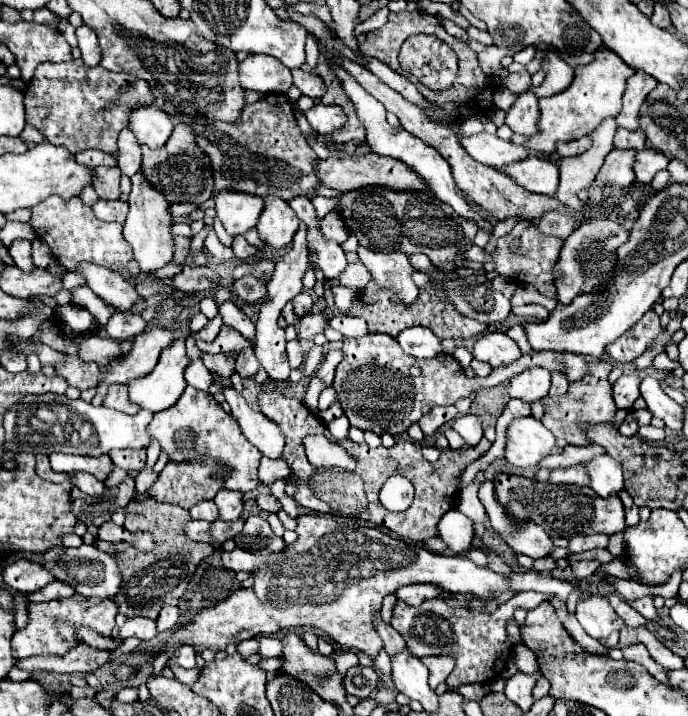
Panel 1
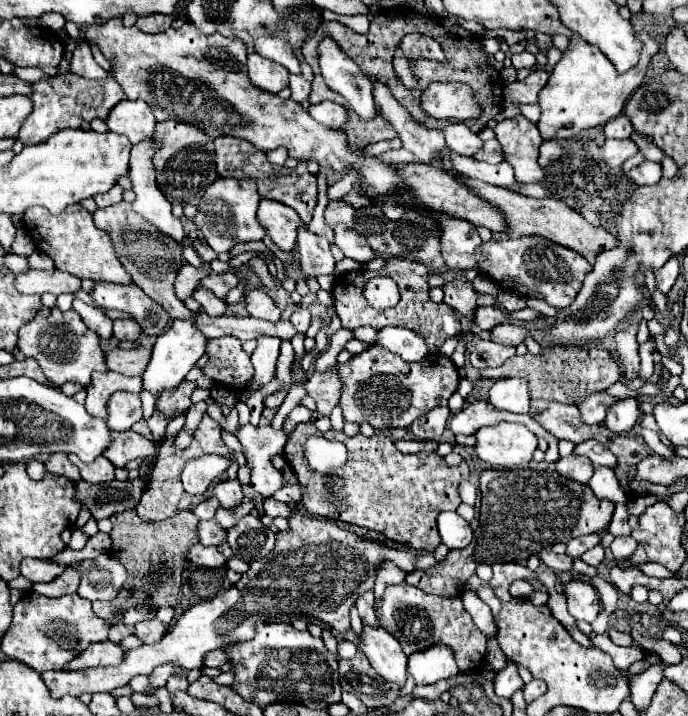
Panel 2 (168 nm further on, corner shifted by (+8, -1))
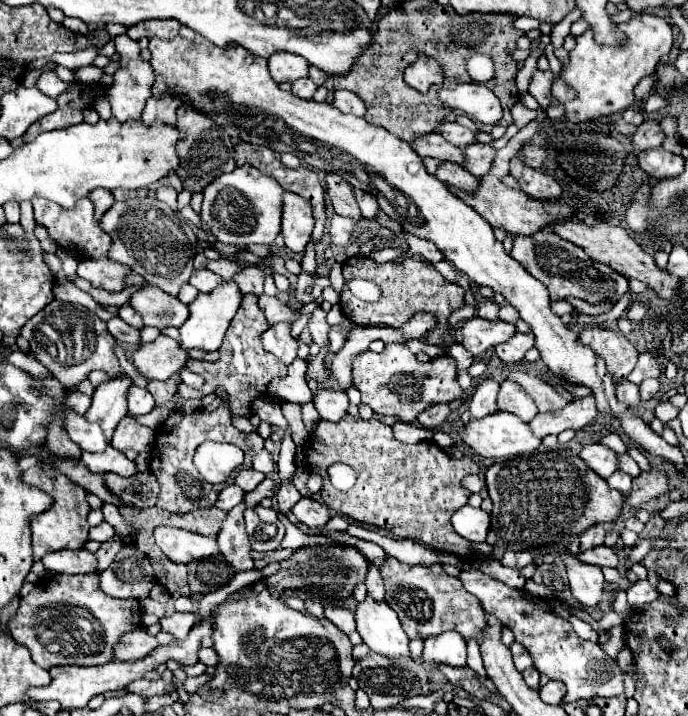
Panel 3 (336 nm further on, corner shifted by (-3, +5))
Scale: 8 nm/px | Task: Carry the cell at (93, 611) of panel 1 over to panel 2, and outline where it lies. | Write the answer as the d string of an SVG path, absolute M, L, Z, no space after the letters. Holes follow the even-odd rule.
M28 591L16 605L14 617L8 627L8 633L2 639L2 653L10 659L16 659L30 669L44 671L62 671L80 651L88 645L108 639L108 621L100 619L92 611L92 603L82 599L80 595L62 595L62 597L46 597Z

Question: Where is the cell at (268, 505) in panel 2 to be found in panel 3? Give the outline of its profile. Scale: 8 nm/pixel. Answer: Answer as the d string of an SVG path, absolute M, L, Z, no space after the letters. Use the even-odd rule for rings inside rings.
M303 497L297 501L295 509L291 511L299 521L307 523L309 527L323 527L329 521L329 513L327 507L323 503L319 503L317 499L311 497Z

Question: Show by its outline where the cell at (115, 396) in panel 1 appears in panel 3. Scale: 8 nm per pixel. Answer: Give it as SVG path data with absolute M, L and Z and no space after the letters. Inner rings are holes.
M131 387L131 393L127 393L127 401L129 401L129 413L131 415L145 415L155 407L155 399L147 389L141 387Z

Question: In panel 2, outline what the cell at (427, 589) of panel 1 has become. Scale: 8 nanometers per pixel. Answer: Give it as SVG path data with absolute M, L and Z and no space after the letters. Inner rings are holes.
M488 469L480 473L480 525L474 531L470 547L454 549L444 561L430 569L416 569L406 575L404 583L420 587L434 595L458 595L456 585L466 585L468 577L480 563L522 563L526 565L530 555L554 543L568 543L570 537L604 531L610 525L614 505L600 501L592 495L588 485L568 481L556 471L536 469Z

